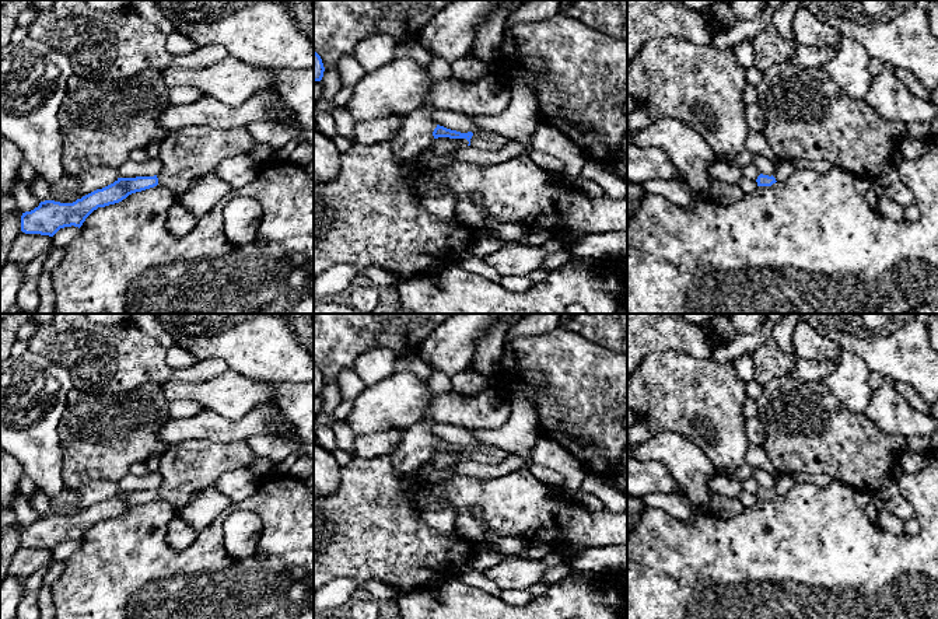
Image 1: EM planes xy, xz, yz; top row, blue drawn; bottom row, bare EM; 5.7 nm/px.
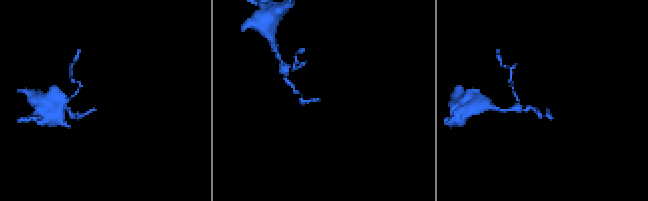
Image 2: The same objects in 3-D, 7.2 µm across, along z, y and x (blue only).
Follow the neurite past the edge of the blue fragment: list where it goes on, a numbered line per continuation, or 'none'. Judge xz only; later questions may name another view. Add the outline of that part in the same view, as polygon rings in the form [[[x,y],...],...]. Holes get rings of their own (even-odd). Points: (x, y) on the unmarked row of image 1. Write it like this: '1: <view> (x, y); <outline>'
1: xz (483, 454); [[[480,443],[476,447],[473,447],[470,452],[470,459],[479,464],[496,465],[507,459],[510,455],[512,454],[505,450]]]

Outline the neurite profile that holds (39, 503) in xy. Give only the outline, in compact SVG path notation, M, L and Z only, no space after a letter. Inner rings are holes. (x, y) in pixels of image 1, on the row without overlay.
M39 489L32 494L32 497L29 499L29 503L31 503L32 508L36 513L39 513L41 515L55 514L50 510L50 506L49 506L46 494L43 492L41 492Z

